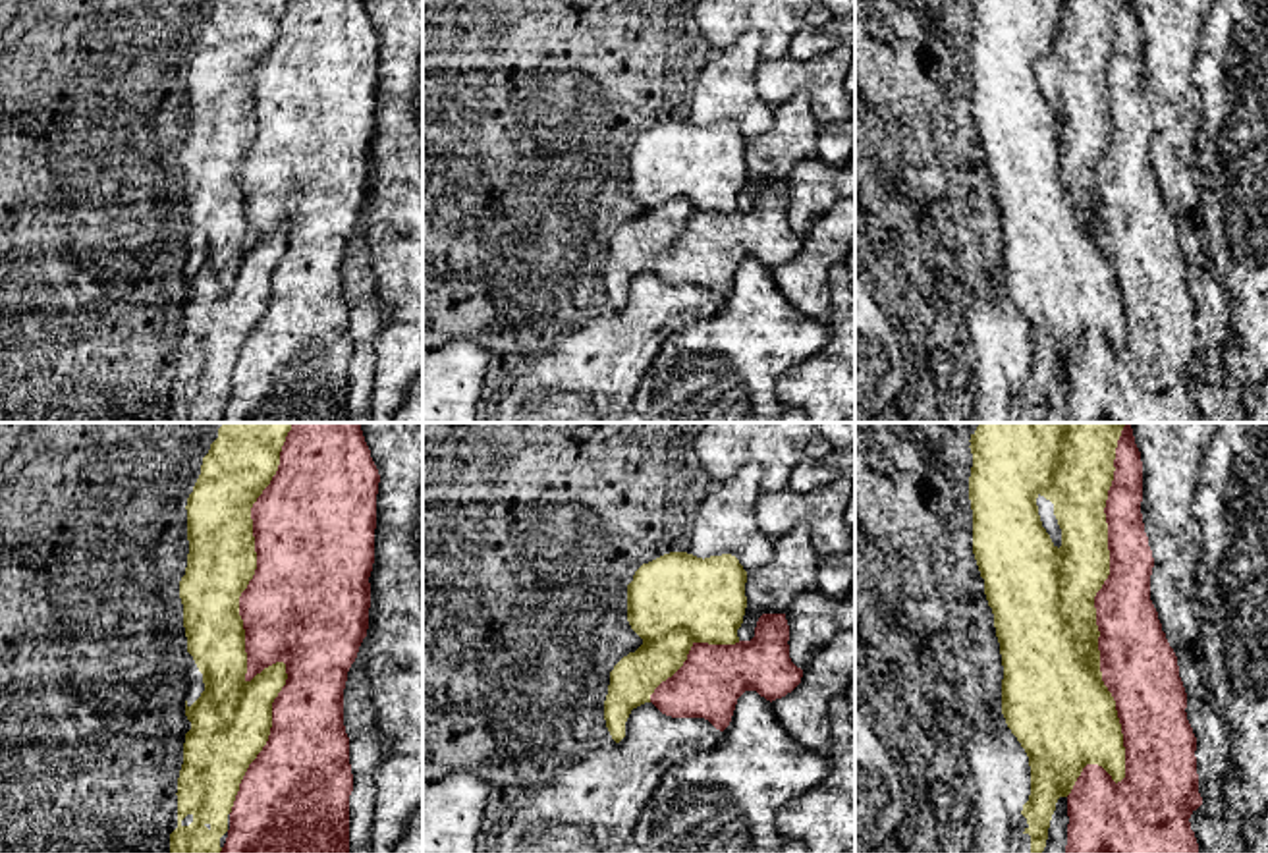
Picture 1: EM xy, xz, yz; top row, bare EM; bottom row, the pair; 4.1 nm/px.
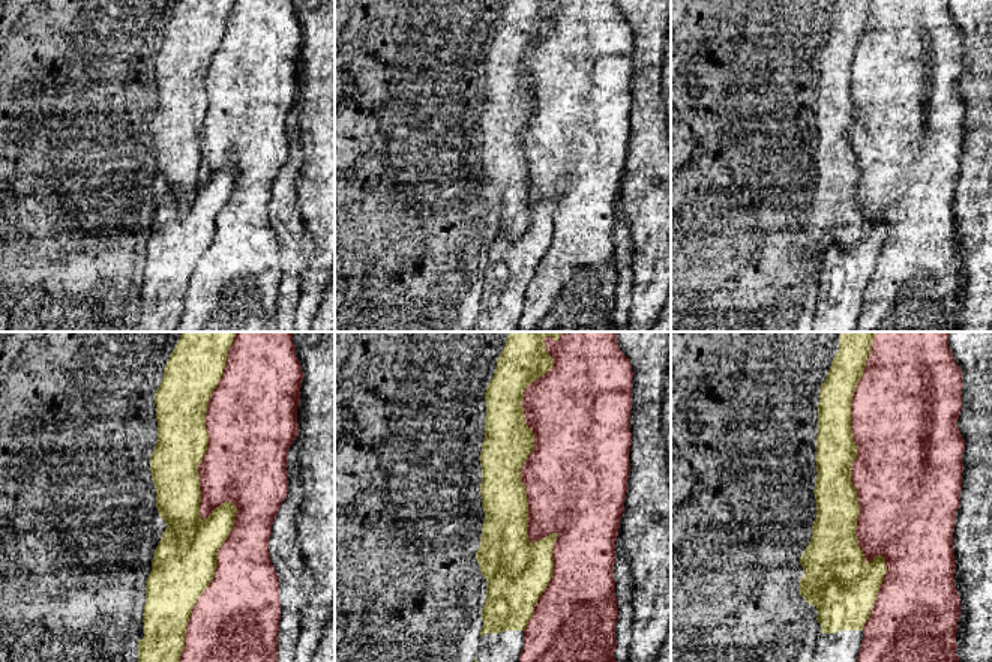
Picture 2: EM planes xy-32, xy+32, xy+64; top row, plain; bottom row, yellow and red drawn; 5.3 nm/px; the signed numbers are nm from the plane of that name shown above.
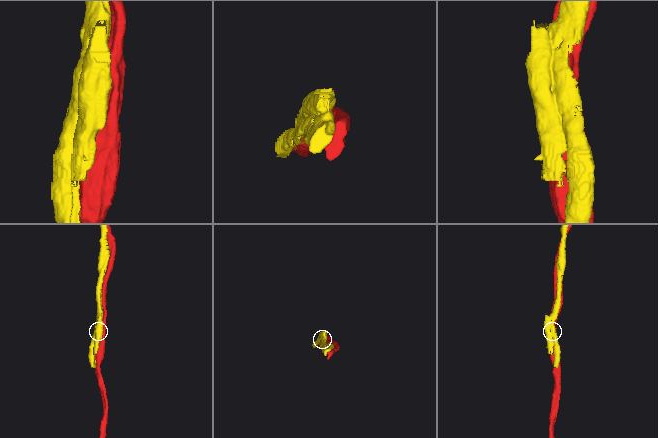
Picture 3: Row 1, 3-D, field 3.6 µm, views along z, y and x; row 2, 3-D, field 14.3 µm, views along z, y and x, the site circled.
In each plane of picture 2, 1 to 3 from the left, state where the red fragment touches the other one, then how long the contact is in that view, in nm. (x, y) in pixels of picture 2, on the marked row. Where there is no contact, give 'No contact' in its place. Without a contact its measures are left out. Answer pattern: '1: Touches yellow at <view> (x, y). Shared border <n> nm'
1: Touches yellow at xy-32 (204, 518). Shared border 1800 nm
2: Touches yellow at xy+32 (524, 490). Shared border 1600 nm
3: Touches yellow at xy+64 (856, 491). Shared border 1600 nm

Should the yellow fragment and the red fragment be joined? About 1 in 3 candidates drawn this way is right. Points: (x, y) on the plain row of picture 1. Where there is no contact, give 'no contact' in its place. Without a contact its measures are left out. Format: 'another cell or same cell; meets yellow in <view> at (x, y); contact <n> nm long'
another cell; meets yellow in xy at (244, 217); contact 1600 nm long

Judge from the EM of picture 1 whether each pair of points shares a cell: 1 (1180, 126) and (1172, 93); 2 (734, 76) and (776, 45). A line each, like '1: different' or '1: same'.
1: same
2: different

